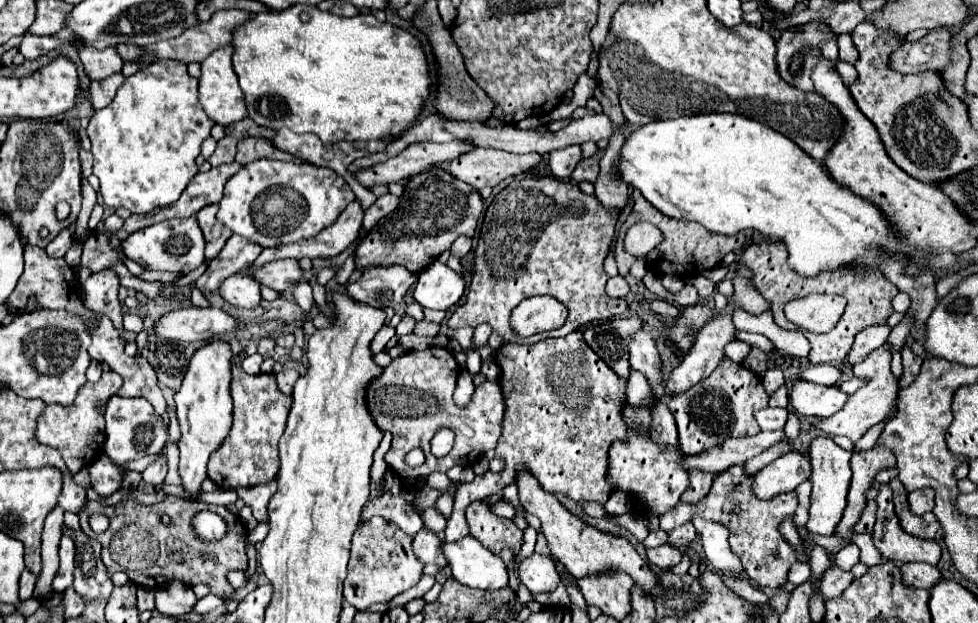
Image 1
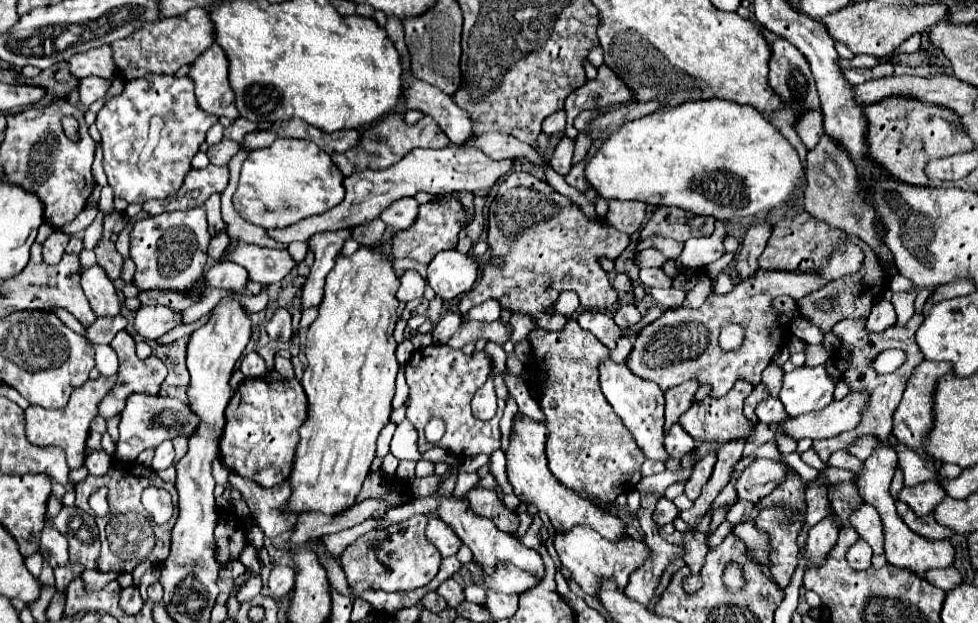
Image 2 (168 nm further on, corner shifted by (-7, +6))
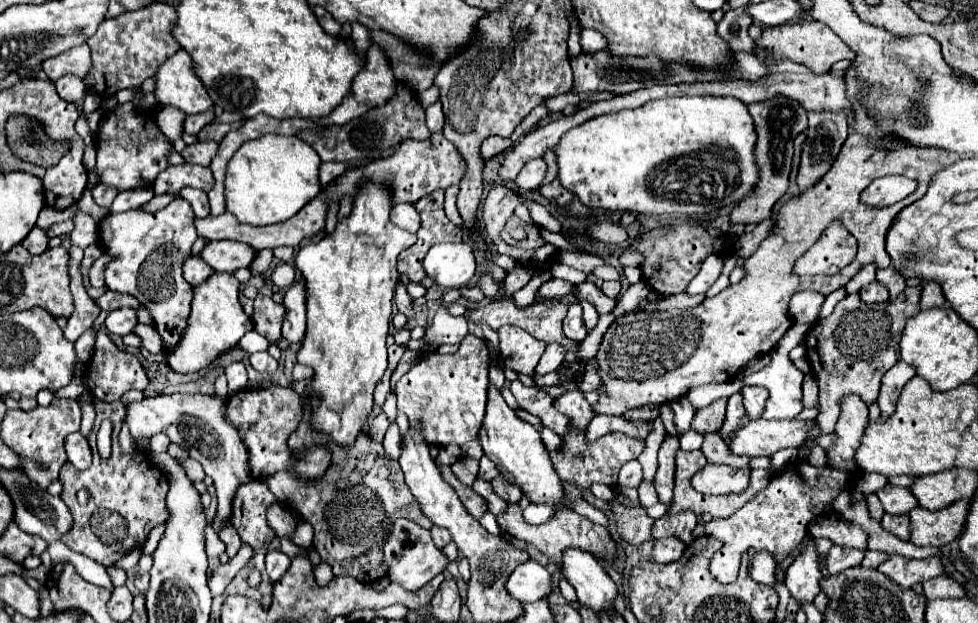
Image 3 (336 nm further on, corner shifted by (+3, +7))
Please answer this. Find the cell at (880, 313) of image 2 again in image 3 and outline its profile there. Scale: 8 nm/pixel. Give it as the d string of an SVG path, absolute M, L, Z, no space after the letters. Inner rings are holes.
M871 282L869 286L861 288L861 290L859 290L859 296L861 296L861 300L863 300L865 304L875 304L875 302L885 302L885 300L889 300L887 288L885 288L883 284L879 284L879 282Z

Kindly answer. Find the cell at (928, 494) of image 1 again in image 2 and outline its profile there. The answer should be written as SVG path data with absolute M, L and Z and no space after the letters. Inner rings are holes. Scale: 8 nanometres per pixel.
M925 481L915 487L903 487L899 491L899 501L909 505L919 517L929 515L937 507L937 503L941 503L943 497L943 487L937 481Z

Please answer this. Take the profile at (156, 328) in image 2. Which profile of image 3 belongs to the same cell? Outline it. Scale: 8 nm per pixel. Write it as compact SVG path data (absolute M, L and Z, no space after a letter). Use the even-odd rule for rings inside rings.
M119 308L109 312L105 326L109 332L117 334L117 336L127 336L133 332L133 328L137 326L137 310L133 308Z

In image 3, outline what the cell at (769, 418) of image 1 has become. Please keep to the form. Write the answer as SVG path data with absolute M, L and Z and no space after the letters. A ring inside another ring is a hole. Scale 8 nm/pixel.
M743 386L741 394L743 394L743 404L747 410L747 416L751 420L759 420L763 416L763 410L765 410L767 390L761 386Z

